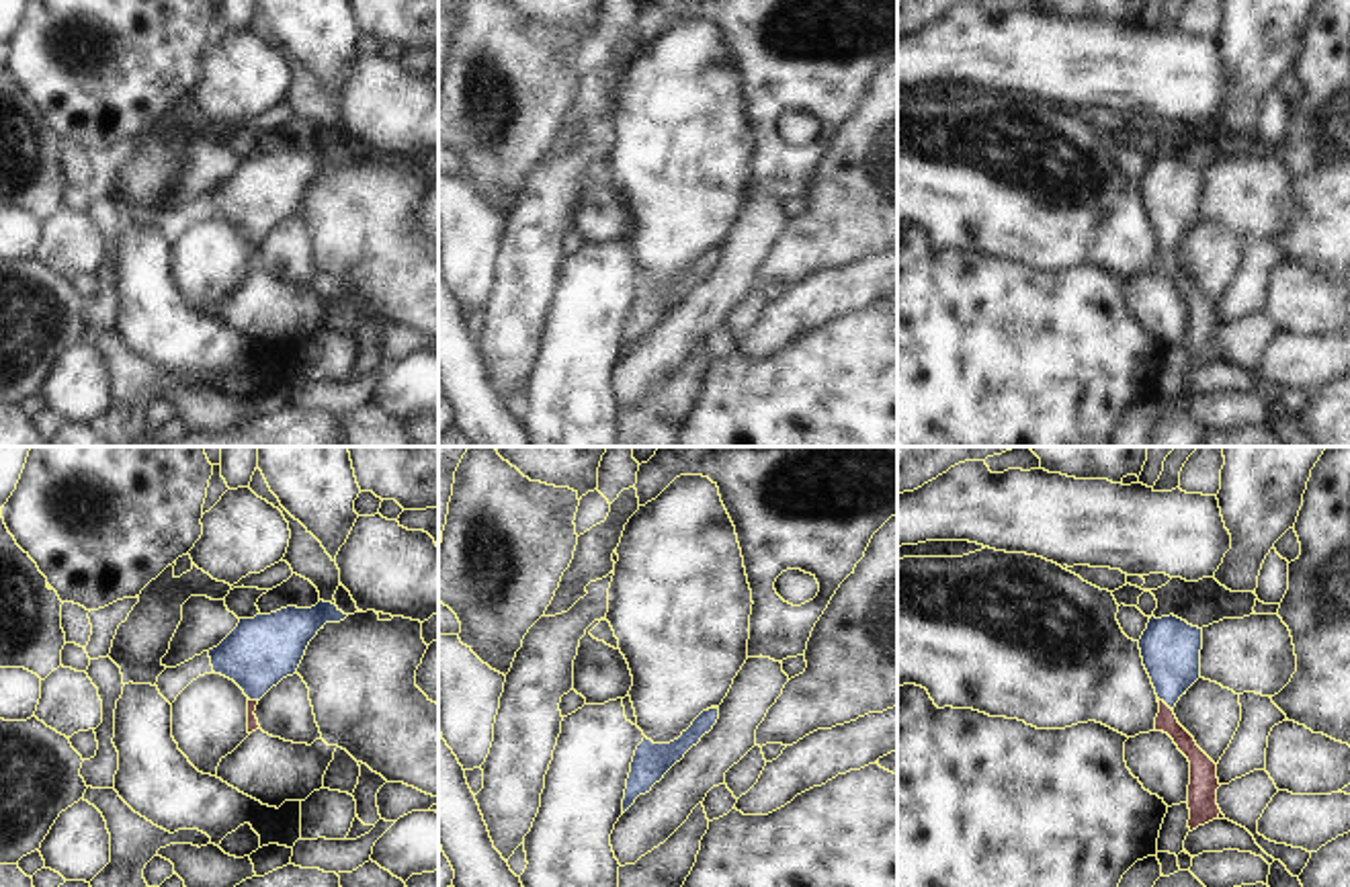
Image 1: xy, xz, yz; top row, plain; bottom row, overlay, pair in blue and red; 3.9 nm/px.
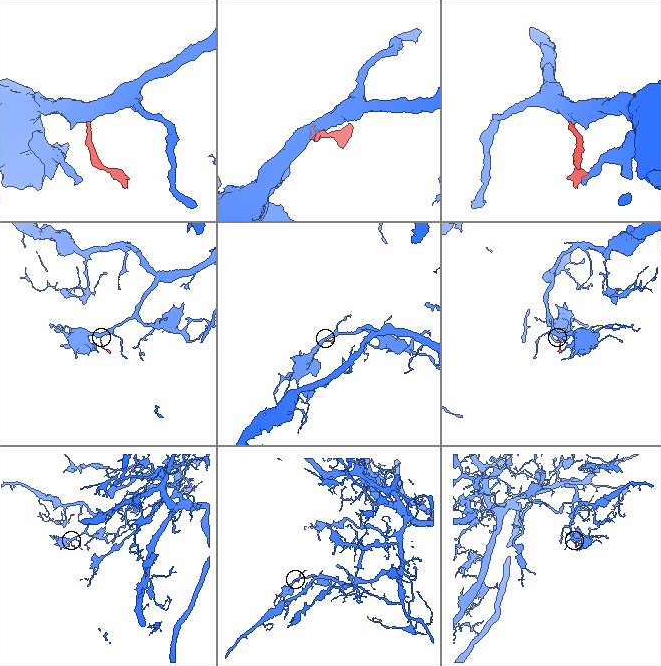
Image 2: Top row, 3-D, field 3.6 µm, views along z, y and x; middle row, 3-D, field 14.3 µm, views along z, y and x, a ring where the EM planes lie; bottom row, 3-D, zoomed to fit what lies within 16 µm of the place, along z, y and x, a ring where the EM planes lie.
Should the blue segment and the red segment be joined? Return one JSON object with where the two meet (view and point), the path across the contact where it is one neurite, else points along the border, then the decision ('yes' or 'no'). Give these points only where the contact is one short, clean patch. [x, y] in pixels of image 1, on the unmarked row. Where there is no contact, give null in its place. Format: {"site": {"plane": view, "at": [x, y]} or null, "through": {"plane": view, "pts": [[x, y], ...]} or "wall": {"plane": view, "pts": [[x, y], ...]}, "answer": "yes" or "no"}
{"site": {"plane": "yz", "at": [1166, 244]}, "through": {"plane": "yz", "pts": [[1170, 189], [1166, 244], [1166, 263]]}, "answer": "yes"}

